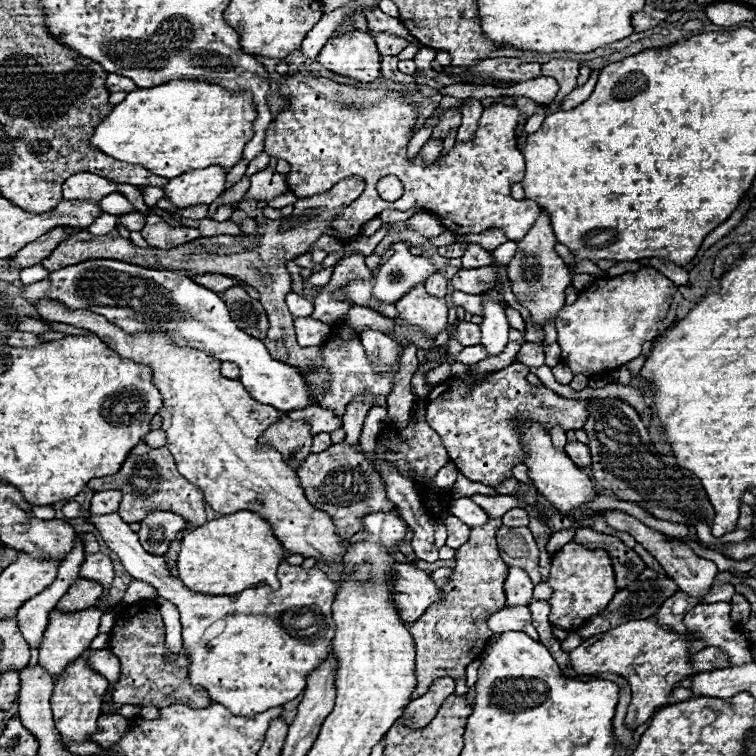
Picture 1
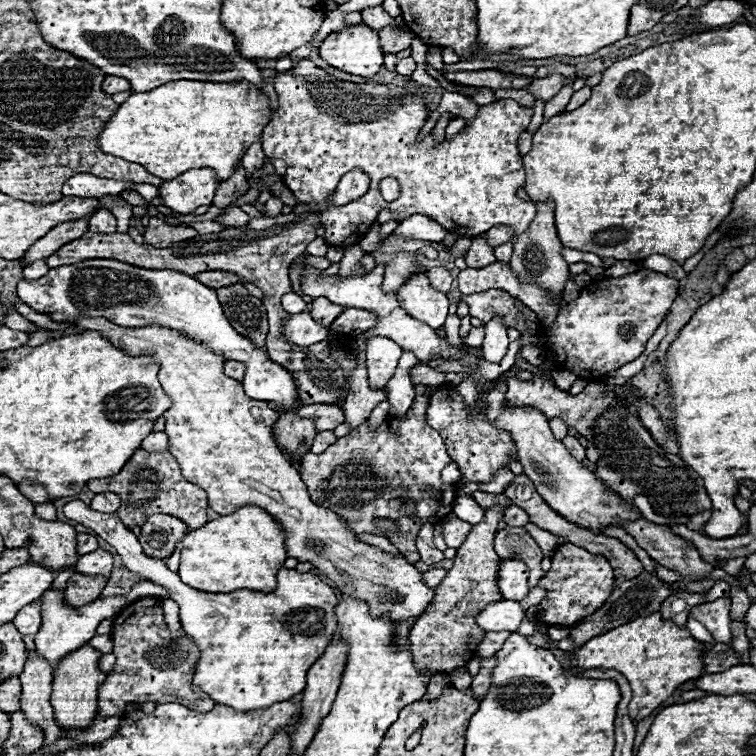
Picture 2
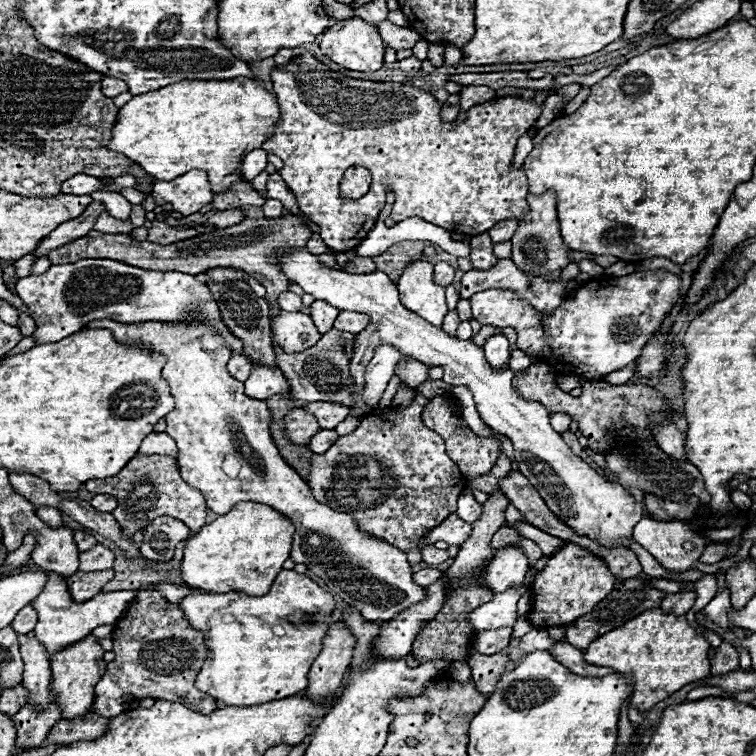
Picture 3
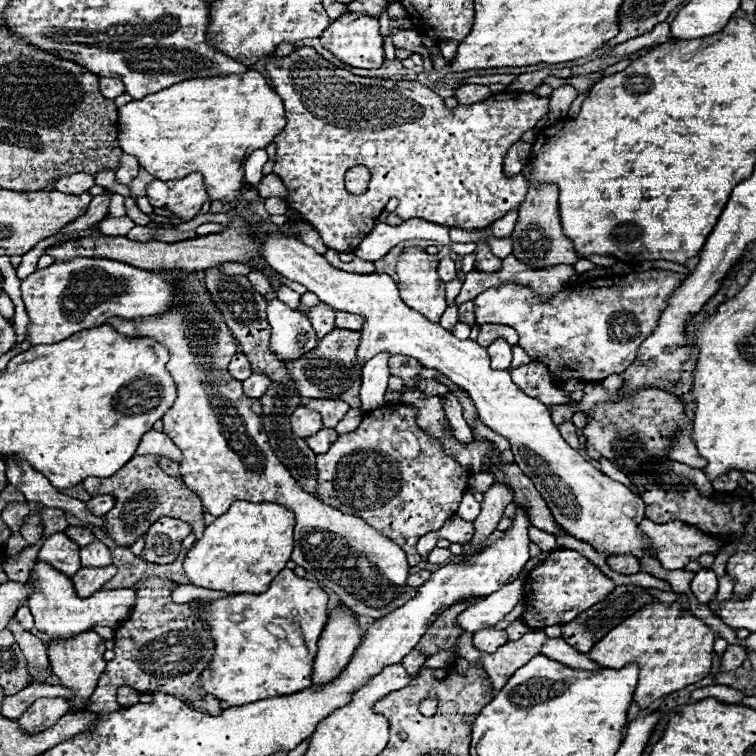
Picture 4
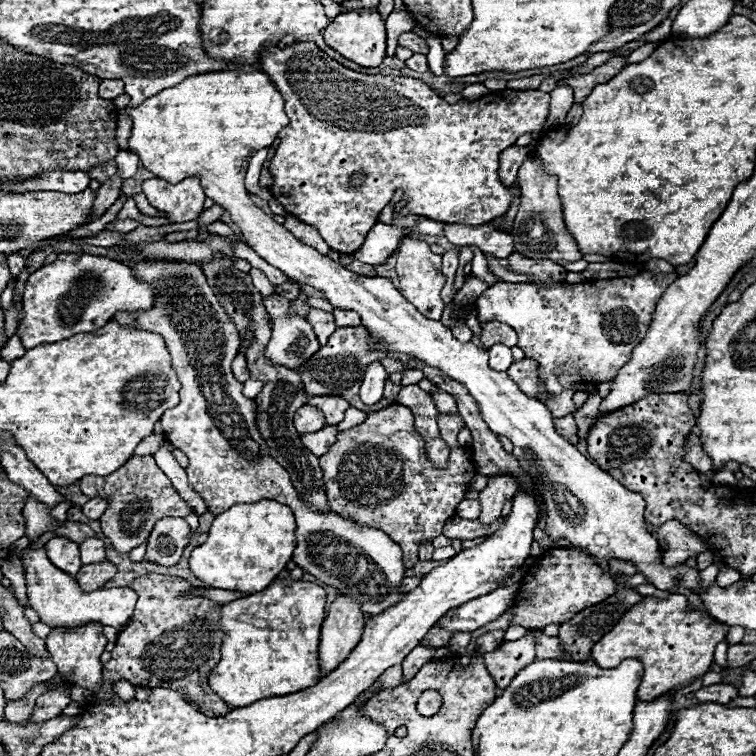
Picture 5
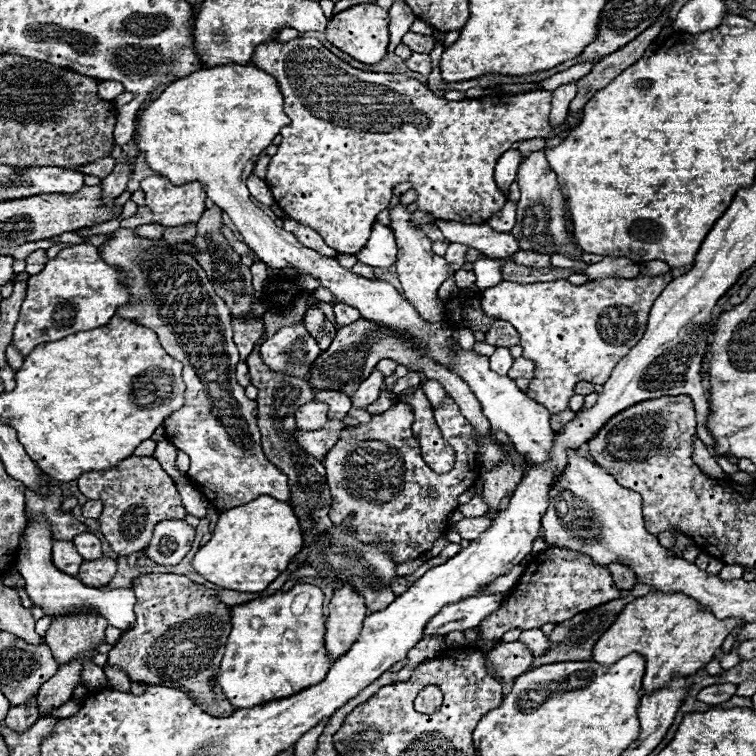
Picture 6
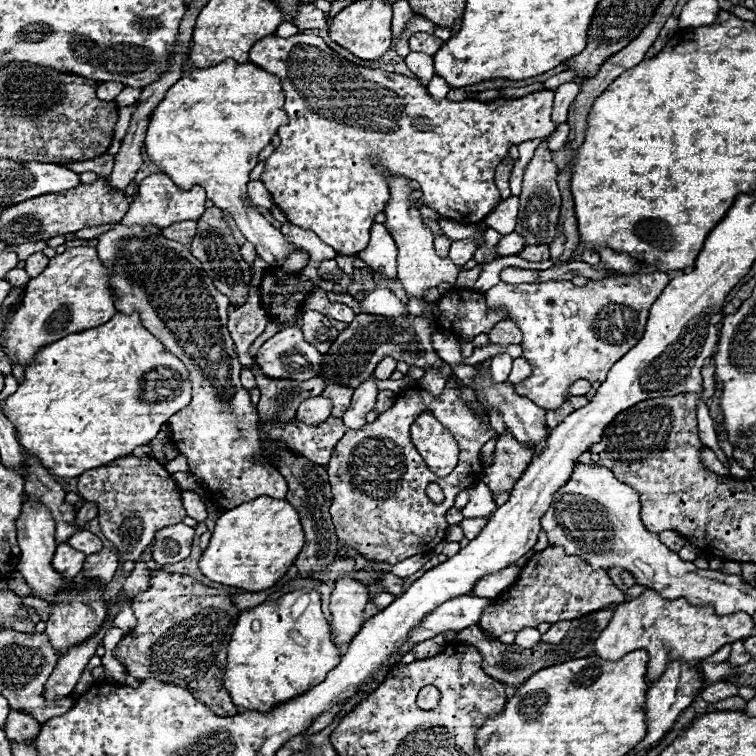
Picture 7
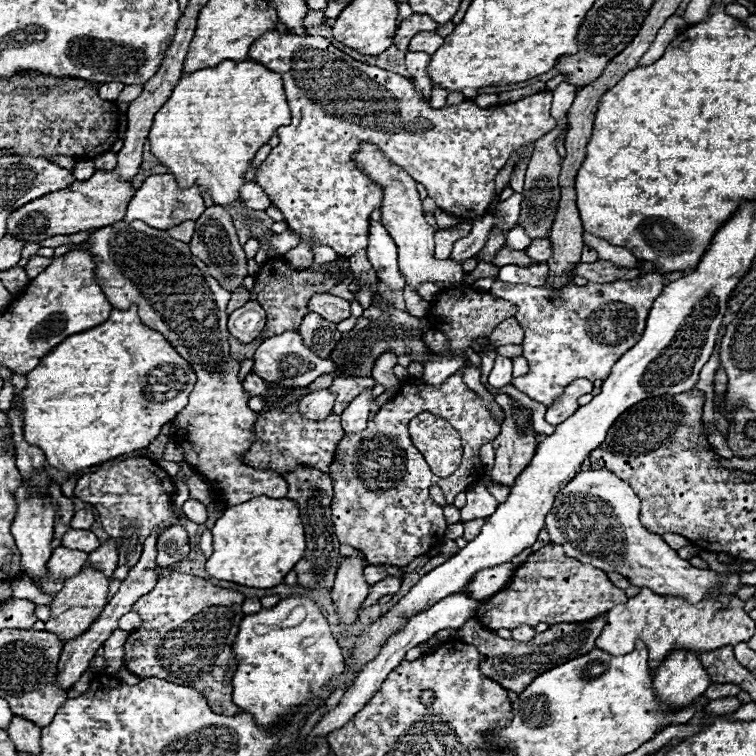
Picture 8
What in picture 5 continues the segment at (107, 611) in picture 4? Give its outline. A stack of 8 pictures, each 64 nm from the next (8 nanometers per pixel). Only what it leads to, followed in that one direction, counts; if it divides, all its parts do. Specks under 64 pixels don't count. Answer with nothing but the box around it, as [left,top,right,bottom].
[20,548,136,630]

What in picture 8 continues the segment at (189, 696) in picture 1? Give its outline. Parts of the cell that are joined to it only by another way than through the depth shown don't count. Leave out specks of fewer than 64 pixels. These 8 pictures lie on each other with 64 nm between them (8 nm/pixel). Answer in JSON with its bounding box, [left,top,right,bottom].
[124,572,244,716]

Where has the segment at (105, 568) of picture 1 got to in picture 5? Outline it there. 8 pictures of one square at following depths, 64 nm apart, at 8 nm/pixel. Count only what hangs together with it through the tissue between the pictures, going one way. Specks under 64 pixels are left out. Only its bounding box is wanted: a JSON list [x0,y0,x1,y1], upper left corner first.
[80,538,108,564]

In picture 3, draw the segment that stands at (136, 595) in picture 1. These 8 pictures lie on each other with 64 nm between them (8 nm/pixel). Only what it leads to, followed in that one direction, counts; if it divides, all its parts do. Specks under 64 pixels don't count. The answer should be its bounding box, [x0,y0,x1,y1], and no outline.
[154,584,188,604]

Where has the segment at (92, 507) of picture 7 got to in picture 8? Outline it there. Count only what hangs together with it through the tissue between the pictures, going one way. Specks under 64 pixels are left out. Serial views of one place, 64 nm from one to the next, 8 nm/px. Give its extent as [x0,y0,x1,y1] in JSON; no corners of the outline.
[70,508,94,530]

